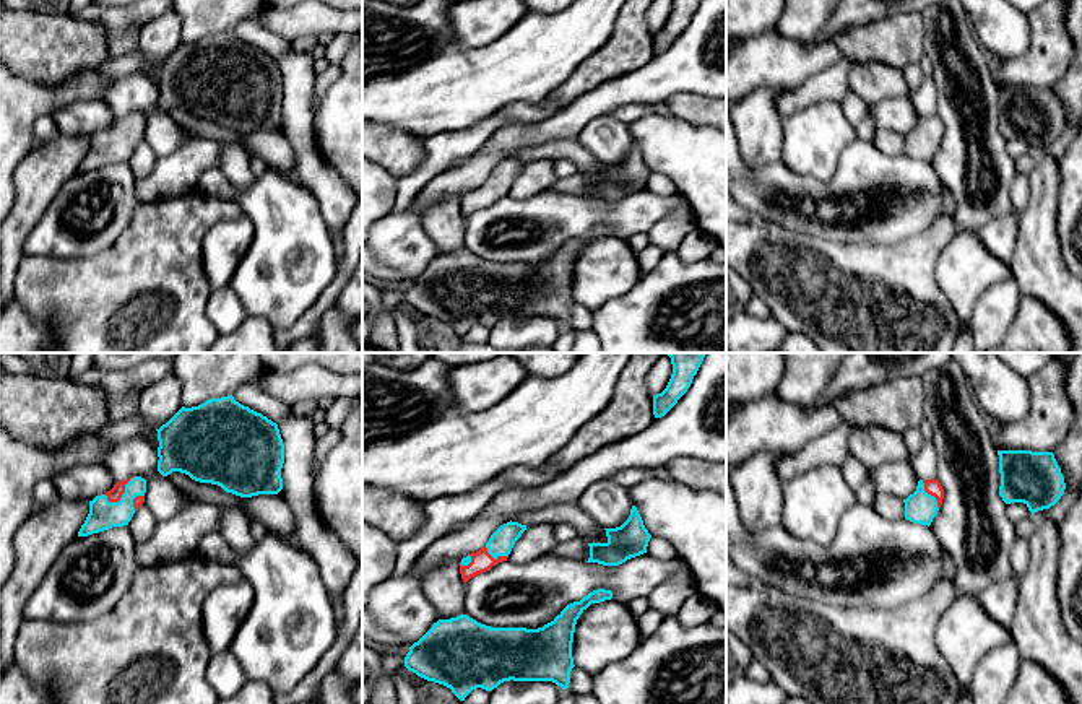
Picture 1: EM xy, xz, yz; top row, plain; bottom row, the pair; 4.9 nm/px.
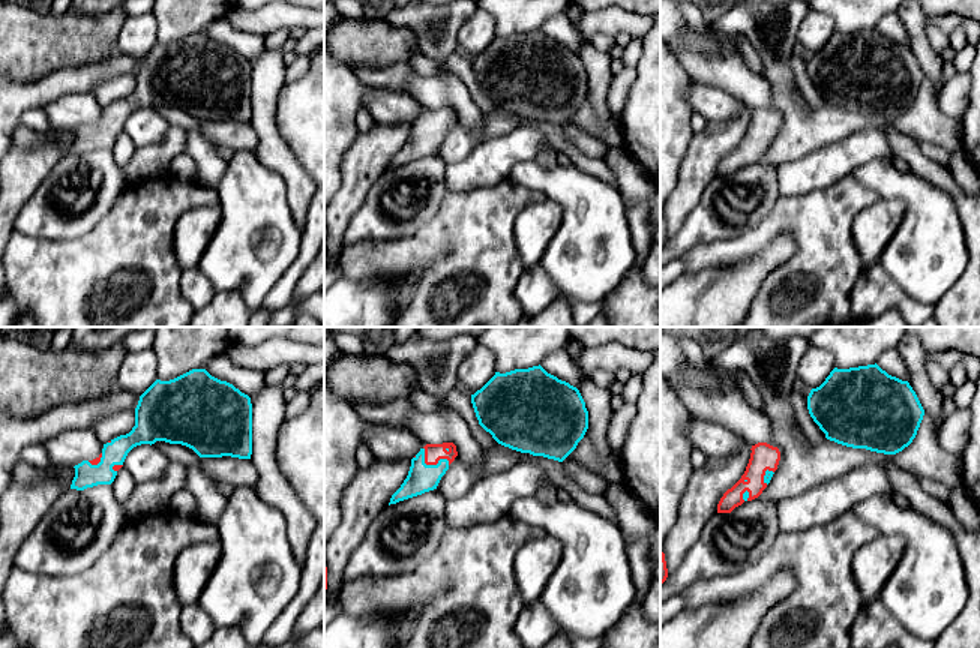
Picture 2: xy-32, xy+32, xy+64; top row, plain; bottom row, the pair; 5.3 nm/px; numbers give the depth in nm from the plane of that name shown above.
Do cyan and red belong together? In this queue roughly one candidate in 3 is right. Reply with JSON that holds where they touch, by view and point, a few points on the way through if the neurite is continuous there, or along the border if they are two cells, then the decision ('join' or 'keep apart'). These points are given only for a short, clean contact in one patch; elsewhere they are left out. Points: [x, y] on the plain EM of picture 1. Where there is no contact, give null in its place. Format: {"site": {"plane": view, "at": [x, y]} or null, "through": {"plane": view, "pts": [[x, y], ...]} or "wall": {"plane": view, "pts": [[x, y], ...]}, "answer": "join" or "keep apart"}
{"site": {"plane": "xy", "at": [122, 130]}, "answer": "join"}

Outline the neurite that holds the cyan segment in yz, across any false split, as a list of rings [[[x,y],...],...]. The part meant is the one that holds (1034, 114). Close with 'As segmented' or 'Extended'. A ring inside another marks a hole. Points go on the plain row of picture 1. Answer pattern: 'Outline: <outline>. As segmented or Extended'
Outline: [[[998,86],[1006,140],[1024,138],[1032,150],[1050,145],[1064,130],[1066,119],[1053,88]]]. As segmented

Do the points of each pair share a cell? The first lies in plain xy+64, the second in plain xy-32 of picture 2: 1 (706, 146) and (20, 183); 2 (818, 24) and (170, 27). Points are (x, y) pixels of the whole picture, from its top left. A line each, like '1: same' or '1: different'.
1: same
2: different

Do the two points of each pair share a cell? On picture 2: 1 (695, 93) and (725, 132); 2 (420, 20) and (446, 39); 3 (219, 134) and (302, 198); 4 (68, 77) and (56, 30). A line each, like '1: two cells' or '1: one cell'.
1: two cells
2: one cell
3: two cells
4: two cells

